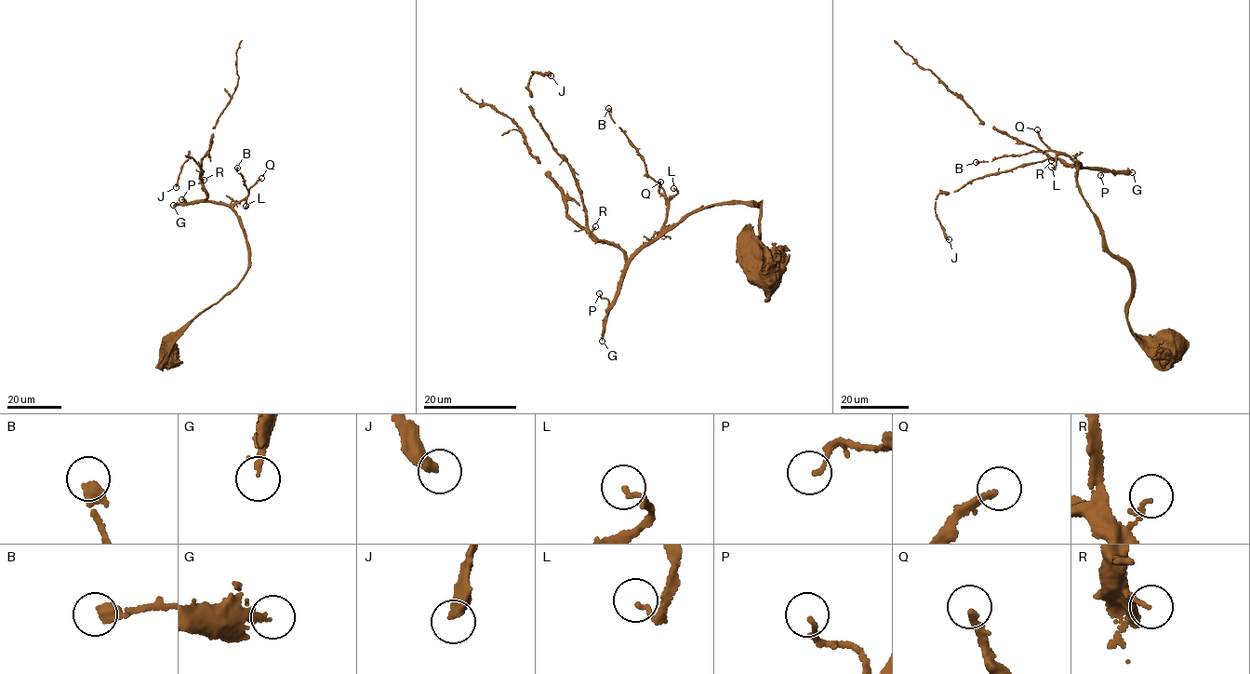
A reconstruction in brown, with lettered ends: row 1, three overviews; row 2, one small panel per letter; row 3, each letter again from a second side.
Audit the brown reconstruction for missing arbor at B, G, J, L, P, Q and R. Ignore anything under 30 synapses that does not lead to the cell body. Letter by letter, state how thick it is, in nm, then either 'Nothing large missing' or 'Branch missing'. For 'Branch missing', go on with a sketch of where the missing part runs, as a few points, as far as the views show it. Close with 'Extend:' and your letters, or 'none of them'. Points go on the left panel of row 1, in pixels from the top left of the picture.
B: Thickness 440 nm. Nothing large missing
G: Thickness 160 nm. Branch missing. Course of what is missing: (173, 205), (145, 208), (120, 201), (104, 166), (117, 124), (132, 105), (140, 84), (156, 66)
J: Thickness 420 nm. Nothing large missing
L: Thickness 130 nm. Nothing large missing
P: Thickness 140 nm. Nothing large missing
Q: Thickness 200 nm. Nothing large missing
R: Thickness 120 nm. Nothing large missing
Extend: G

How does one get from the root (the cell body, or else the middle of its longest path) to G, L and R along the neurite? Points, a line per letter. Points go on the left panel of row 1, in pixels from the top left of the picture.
G: (168, 354), (166, 340), (231, 290), (244, 276), (249, 262), (246, 236), (233, 209), (206, 201), (173, 205)
L: (168, 354), (166, 340), (231, 290), (246, 273), (249, 262), (246, 236), (232, 208), (246, 198), (246, 206)
R: (168, 354), (166, 340), (231, 290), (248, 263), (246, 236), (236, 213), (207, 200), (204, 180)

